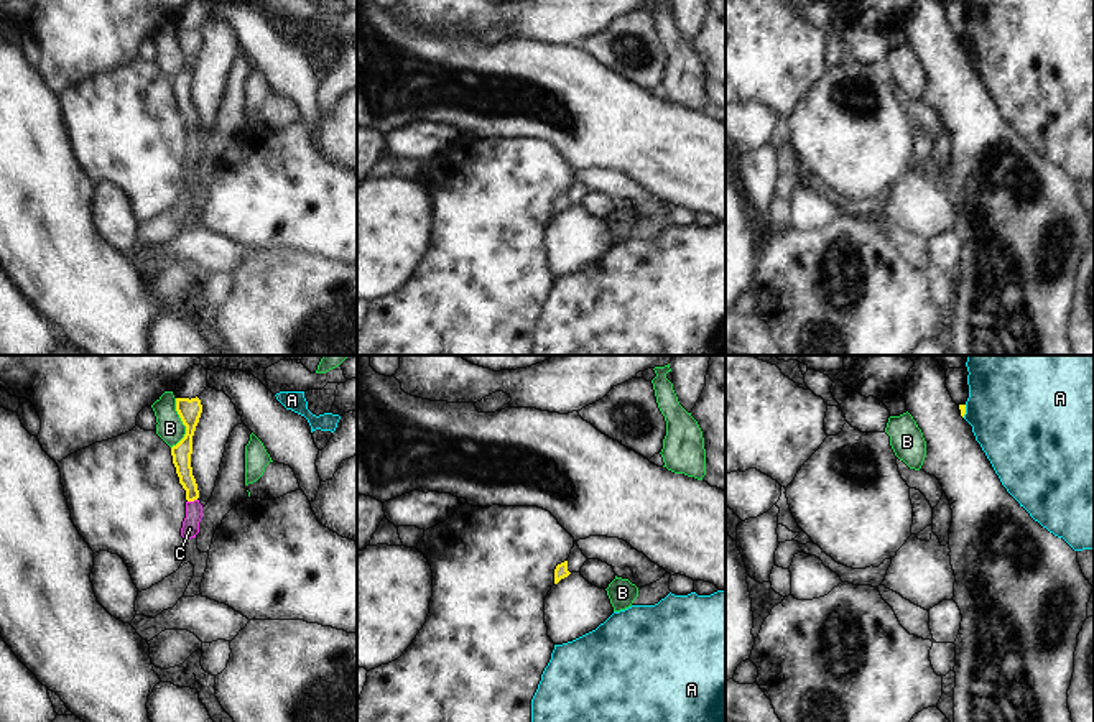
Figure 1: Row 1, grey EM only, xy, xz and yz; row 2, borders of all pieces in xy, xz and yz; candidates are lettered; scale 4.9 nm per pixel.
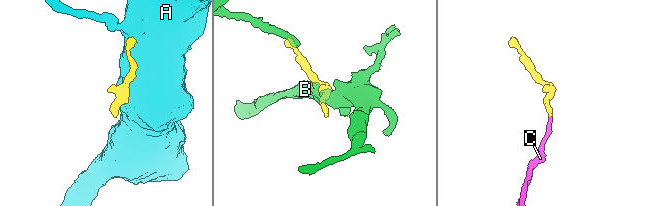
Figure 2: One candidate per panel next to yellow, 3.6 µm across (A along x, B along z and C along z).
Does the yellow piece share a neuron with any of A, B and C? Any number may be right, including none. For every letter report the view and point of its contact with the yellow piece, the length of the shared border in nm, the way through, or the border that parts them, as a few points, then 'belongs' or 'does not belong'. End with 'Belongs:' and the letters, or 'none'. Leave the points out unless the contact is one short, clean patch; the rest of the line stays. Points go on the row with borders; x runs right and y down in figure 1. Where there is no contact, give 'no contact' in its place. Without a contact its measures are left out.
A: yz (964, 411) | 70 nm | along yz (966, 405), (963, 416) | does not belong
B: xy (183, 423) | 240 nm | does not belong
C: xy (191, 500) | 50 nm | across xy (181, 453), (191, 500), (190, 528) | belongs
Belongs: C

